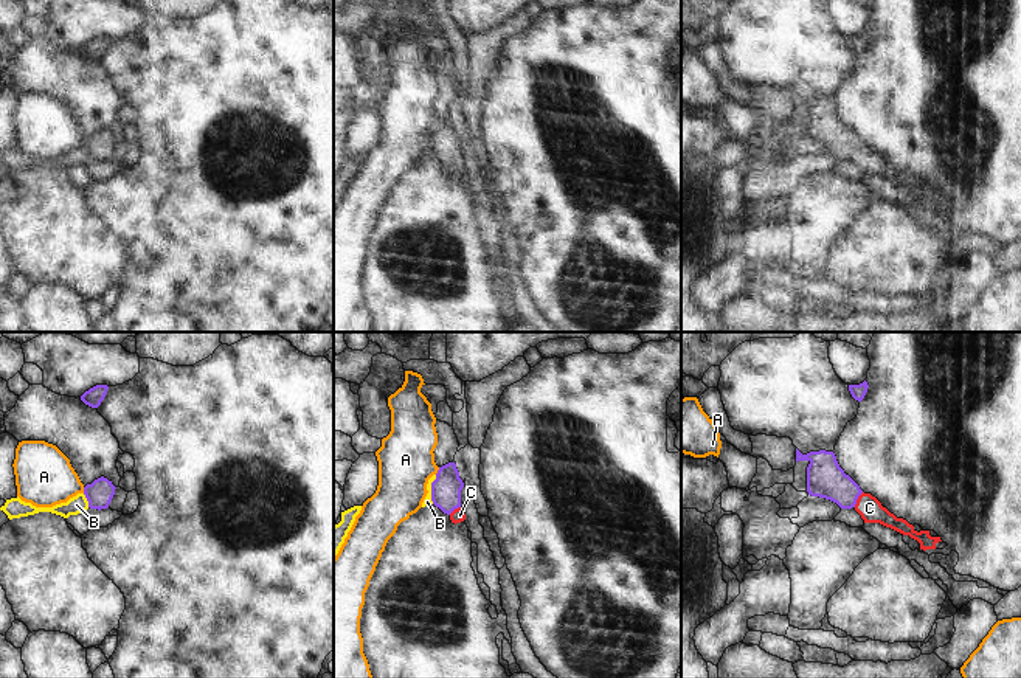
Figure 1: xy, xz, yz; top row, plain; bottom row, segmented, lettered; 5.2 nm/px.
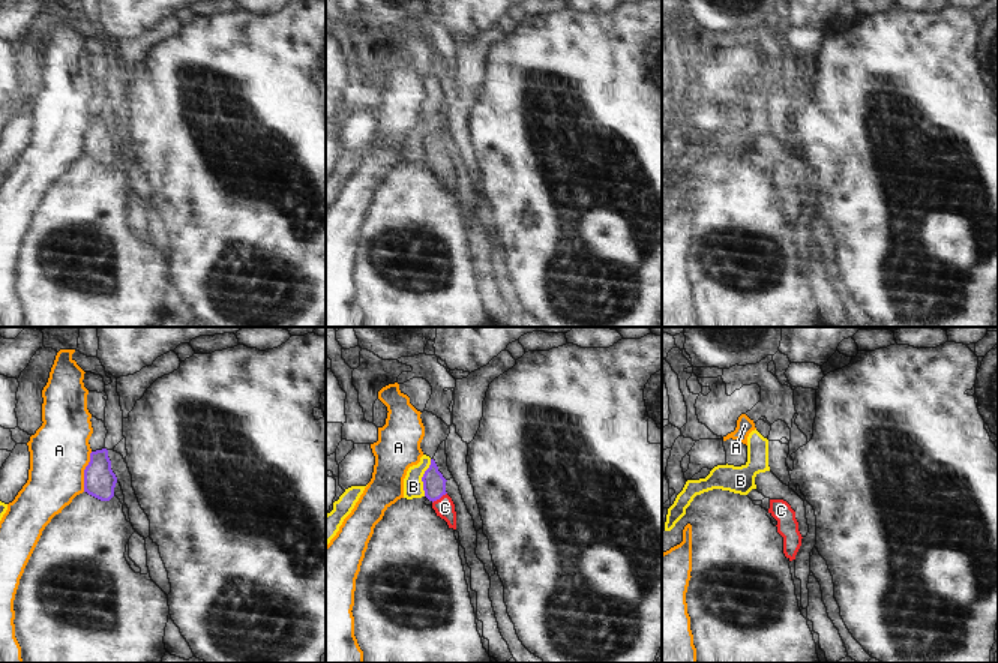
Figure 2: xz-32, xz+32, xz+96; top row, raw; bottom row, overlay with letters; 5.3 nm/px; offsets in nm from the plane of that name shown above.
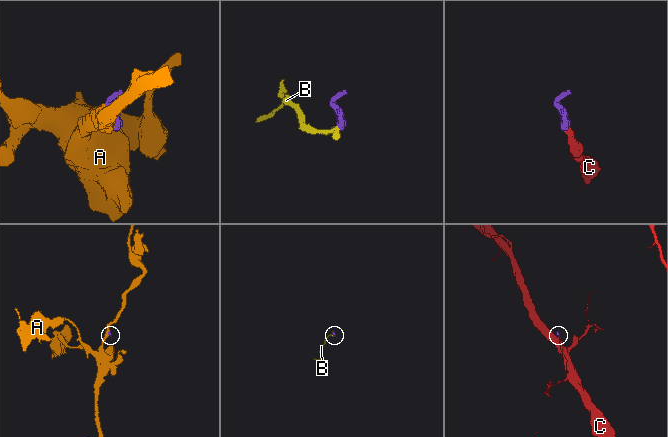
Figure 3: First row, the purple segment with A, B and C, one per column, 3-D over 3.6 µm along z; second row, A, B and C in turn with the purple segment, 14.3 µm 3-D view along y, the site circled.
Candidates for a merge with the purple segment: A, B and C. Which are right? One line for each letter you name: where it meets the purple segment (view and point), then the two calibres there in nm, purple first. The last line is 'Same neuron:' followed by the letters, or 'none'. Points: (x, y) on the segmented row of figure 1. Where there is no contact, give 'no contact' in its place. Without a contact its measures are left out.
C: contact yz (857, 498); calibres 190 and 120 nm
Same neuron: C

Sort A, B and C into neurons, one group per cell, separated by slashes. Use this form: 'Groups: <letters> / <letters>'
Groups: A / B / C.

